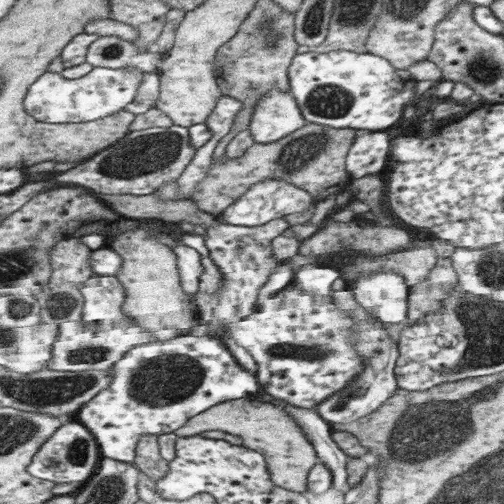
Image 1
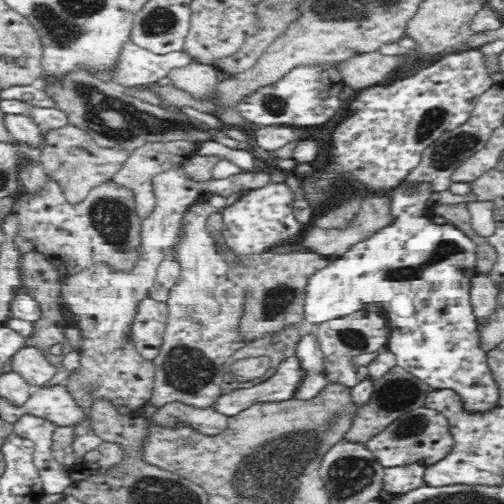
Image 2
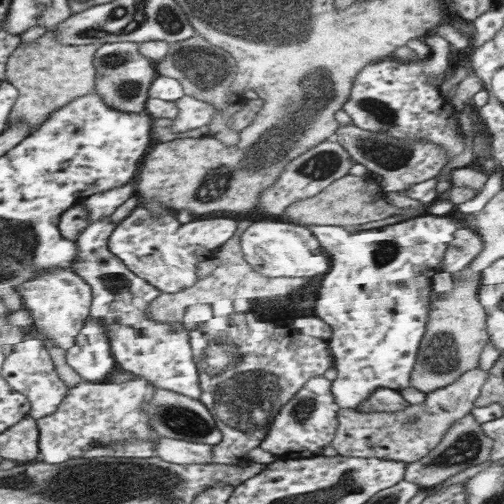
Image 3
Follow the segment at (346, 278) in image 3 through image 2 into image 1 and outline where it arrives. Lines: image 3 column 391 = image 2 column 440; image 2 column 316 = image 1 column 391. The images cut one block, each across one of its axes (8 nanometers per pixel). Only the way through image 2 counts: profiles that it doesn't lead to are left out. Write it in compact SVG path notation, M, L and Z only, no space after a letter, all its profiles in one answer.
M303 264L297 270L293 270L291 286L299 288L303 294L319 294L319 296L331 296L333 302L339 306L339 310L349 312L349 316L355 320L355 346L357 352L363 356L363 372L343 388L343 392L337 392L329 396L323 404L315 408L315 412L329 424L331 428L337 424L351 424L367 414L377 412L383 402L397 390L395 380L395 362L399 358L399 346L395 340L389 338L385 332L385 326L391 324L405 324L405 312L407 312L407 294L409 286L405 278L397 272L377 272L367 274L361 280L349 284L345 290L331 292L331 282L335 278L341 278L339 268L327 268L315 264Z

